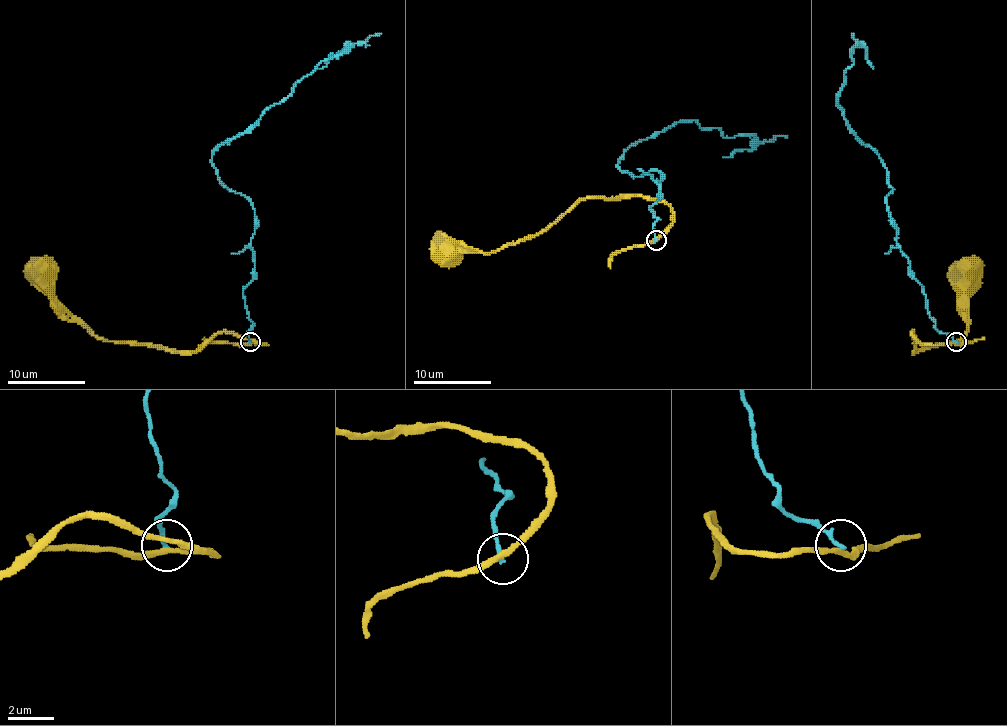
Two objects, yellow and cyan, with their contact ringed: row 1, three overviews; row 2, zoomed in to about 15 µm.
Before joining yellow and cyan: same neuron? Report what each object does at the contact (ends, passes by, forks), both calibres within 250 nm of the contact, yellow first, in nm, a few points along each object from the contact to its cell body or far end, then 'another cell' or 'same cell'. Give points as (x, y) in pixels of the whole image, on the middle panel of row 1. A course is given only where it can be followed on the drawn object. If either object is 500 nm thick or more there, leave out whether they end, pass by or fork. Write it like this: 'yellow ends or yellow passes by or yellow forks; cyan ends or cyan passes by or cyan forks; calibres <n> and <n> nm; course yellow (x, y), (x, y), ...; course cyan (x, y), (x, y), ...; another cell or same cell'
yellow passes by; cyan ends; calibres 220 and 190 nm; course yellow (657, 241), (672, 210), (624, 196), (581, 198), (538, 233), (499, 248), (448, 247); course cyan (657, 241), (649, 208), (661, 173), (622, 171), (631, 145), (694, 120), (754, 140), (723, 157); another cell

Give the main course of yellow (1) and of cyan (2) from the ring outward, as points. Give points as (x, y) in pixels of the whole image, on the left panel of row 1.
1: (251, 343), (266, 345), (218, 331), (194, 351), (105, 341), (93, 335), (60, 302), (54, 284), (42, 271)
2: (251, 341), (243, 288), (255, 269), (255, 209), (220, 179), (212, 154), (348, 47), (317, 68)

